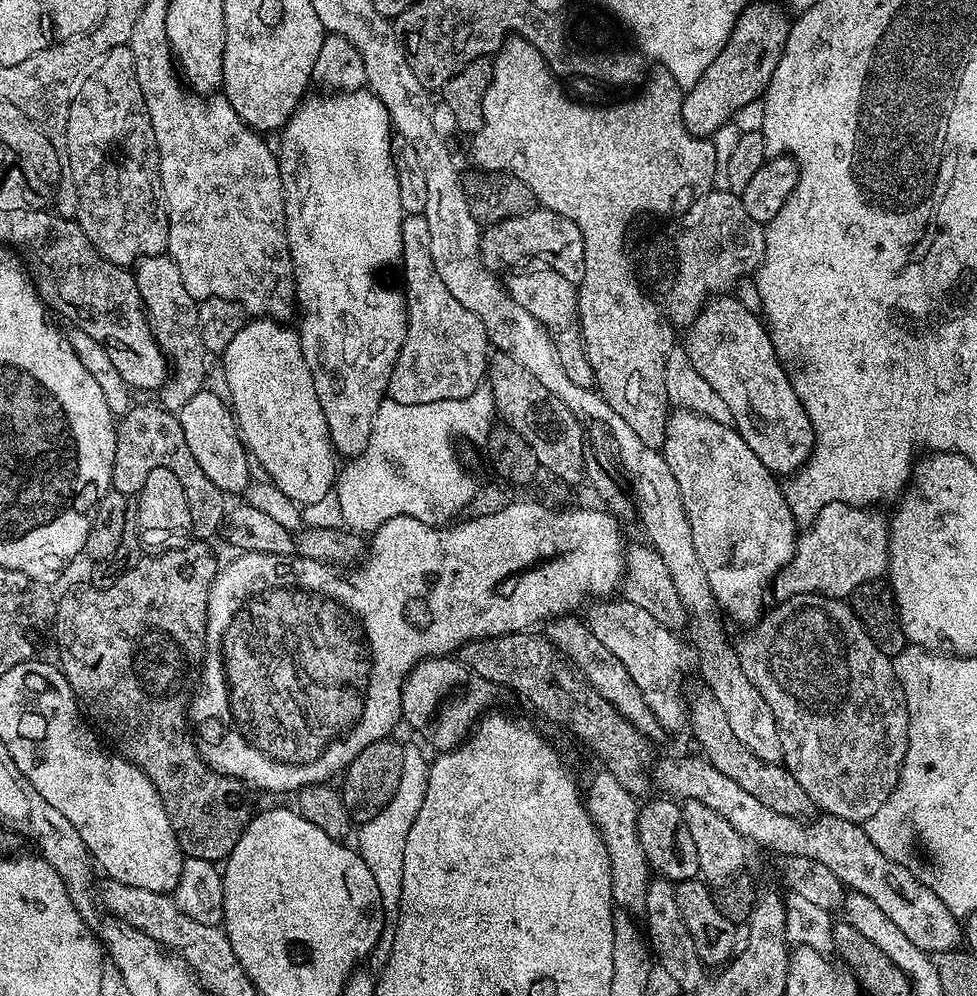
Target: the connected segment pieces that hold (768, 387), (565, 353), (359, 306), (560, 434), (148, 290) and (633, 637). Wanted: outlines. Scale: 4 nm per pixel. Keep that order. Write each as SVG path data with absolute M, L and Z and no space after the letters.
M720 294L709 299L698 318L694 318L692 325L686 330L682 347L687 363L692 364L694 370L698 370L702 378L706 378L706 382L710 382L710 390L714 390L714 394L722 398L730 416L732 412L731 419L736 431L744 439L746 446L750 446L750 450L758 454L762 466L766 466L766 470L770 470L777 478L787 478L793 472L799 472L812 456L816 431L794 390L789 369L776 355L772 334L765 321L757 313L746 310L746 306L742 306L742 302L737 300L735 295Z
M540 266L537 269L537 272L516 270L509 275L512 277L506 280L506 287L510 298L514 298L514 302L518 302L518 306L522 306L525 310L530 310L530 314L534 314L537 322L548 331L548 337L552 339L552 345L558 350L558 358L562 358L562 371L570 377L570 382L574 382L574 386L592 388L596 382L596 371L592 369L588 356L584 353L580 316L576 312L578 310L578 302L576 301L577 285L571 284L566 278L562 278L562 274L558 274L550 267Z
M357 90L343 94L309 95L301 103L296 112L284 123L278 144L278 159L280 161L280 178L284 191L284 221L288 235L288 249L292 259L292 269L296 275L295 303L304 313L300 316L298 331L302 354L306 358L306 366L310 366L310 374L314 378L314 390L322 402L322 414L326 414L326 426L330 430L333 449L341 457L359 458L364 455L370 442L370 430L374 426L374 414L378 414L378 406L386 399L388 383L394 362L402 350L402 342L408 329L408 310L406 301L398 283L398 273L402 268L402 226L405 212L402 210L402 194L398 192L398 174L396 173L396 157L394 155L394 129L392 119L382 106L377 96L371 91Z
M493 351L488 361L486 386L494 394L497 417L526 438L526 444L534 450L534 458L538 458L545 473L548 471L557 476L564 484L576 484L585 479L585 425L558 397L550 394L550 390L546 390L546 386L542 386L526 366L522 366L522 362L514 362L514 358L505 352Z
M167 254L141 260L135 265L134 275L144 311L148 314L148 324L174 373L159 389L158 403L168 412L179 414L182 406L186 406L186 402L190 402L190 398L205 387L204 375L208 372L210 353L202 342L202 330L198 330L198 301L192 297L190 290L186 290L186 282L182 282L178 266Z
M620 598L617 599L617 604L608 604L612 602L596 602L592 609L589 610L588 616L586 615L586 623L589 628L591 628L593 634L598 638L598 642L602 642L602 646L606 646L606 650L610 650L610 654L614 654L614 658L618 658L618 662L622 662L622 666L626 666L626 674L630 674L630 678L634 682L634 686L642 694L642 698L646 702L646 706L650 706L650 710L654 714L654 718L660 723L661 729L667 730L668 728L672 732L676 732L680 727L687 725L688 721L688 706L684 696L684 675L688 672L688 648L689 645L679 640L677 633L671 628L662 626L662 622L657 622L657 620L649 614L648 611L642 610L642 606L634 606L634 602Z

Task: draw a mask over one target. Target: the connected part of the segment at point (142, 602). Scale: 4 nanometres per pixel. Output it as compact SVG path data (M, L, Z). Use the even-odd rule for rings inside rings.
M189 542L180 548L169 548L157 551L155 554L144 554L116 579L114 586L105 588L85 586L85 588L78 589L77 592L66 593L64 597L61 595L56 605L54 629L56 628L56 652L60 655L58 667L68 679L68 684L77 698L83 715L101 733L104 731L112 739L111 747L119 755L129 760L134 766L138 766L138 770L142 770L142 774L146 774L146 778L150 778L150 782L154 782L154 790L158 790L158 798L162 798L162 806L166 806L166 818L170 818L170 826L174 826L174 834L178 838L180 849L184 852L185 857L193 856L213 862L224 862L234 850L234 846L238 846L238 838L242 838L244 828L252 821L254 807L252 808L252 800L248 797L249 785L242 780L236 780L233 776L215 772L201 758L193 729L190 727L188 676L195 677L201 666L204 665L204 631L208 621L208 599L210 598L210 586L218 571L218 563L216 564L216 556L212 553L212 546L208 542Z

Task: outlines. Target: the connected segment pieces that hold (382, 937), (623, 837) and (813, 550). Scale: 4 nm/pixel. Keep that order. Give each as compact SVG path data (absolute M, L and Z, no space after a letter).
M410 742L405 743L402 754L402 778L398 782L398 790L394 790L394 798L390 798L390 802L386 802L386 806L378 810L374 818L363 821L354 836L354 844L362 862L366 862L370 874L374 874L374 883L378 885L384 907L382 934L378 934L376 947L370 953L370 964L373 964L373 969L376 970L384 968L390 958L390 950L396 933L396 918L400 911L402 858L406 854L406 834L410 834L410 826L414 826L414 818L418 818L422 798L426 798L428 765L429 761L424 760L423 754L414 745Z
M603 770L597 772L597 776L588 784L588 792L586 788L586 803L610 858L612 903L617 909L640 914L644 911L650 869L646 854L642 854L642 842L638 842L638 800L630 794L630 790L626 790L626 786L622 786L622 782L618 782L618 778L614 778L614 774Z
M830 502L830 506L822 506L822 510L816 515L816 520L799 533L792 561L776 573L776 578L770 585L771 595L773 592L777 601L789 600L791 596L803 592L818 592L821 596L837 598L851 597L852 591L862 586L862 582L881 579L887 573L889 527L889 517L887 515L884 517L880 510L872 506L846 502Z

